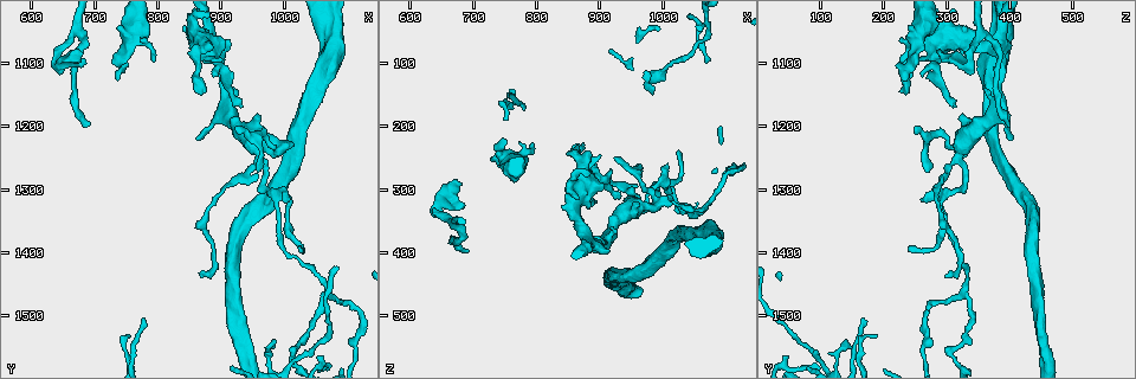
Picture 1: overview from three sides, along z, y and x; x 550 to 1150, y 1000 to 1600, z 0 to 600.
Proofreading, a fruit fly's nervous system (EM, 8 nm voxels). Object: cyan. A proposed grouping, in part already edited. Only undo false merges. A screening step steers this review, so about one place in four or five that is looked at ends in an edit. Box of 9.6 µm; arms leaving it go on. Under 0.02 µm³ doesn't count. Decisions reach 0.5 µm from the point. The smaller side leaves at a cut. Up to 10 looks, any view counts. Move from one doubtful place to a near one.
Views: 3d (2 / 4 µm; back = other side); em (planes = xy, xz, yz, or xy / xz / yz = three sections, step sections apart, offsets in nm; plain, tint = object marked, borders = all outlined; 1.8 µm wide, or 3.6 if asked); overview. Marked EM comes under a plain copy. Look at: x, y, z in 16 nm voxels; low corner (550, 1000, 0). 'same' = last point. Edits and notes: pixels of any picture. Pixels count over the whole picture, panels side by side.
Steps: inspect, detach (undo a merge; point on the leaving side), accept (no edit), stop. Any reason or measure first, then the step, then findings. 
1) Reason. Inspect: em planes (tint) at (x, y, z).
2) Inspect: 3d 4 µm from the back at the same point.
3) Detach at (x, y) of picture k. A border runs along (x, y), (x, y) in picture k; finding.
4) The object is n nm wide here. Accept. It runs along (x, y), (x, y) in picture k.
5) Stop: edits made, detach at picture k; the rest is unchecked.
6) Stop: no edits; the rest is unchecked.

Sudden change in width. Inspect: 3d 2 µm at (880, 1075, 375).

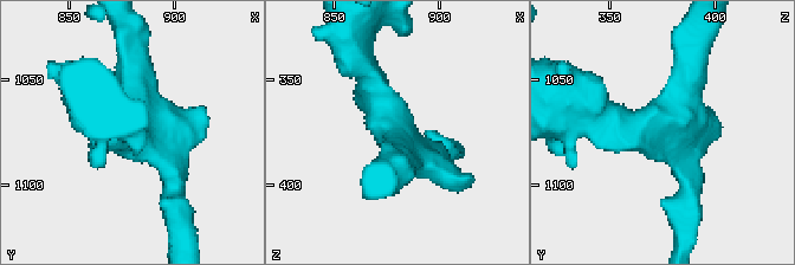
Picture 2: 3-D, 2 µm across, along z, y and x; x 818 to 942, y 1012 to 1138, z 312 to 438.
Inspect: em 3.6 µm planes (tint) at (882, 1073, 373).

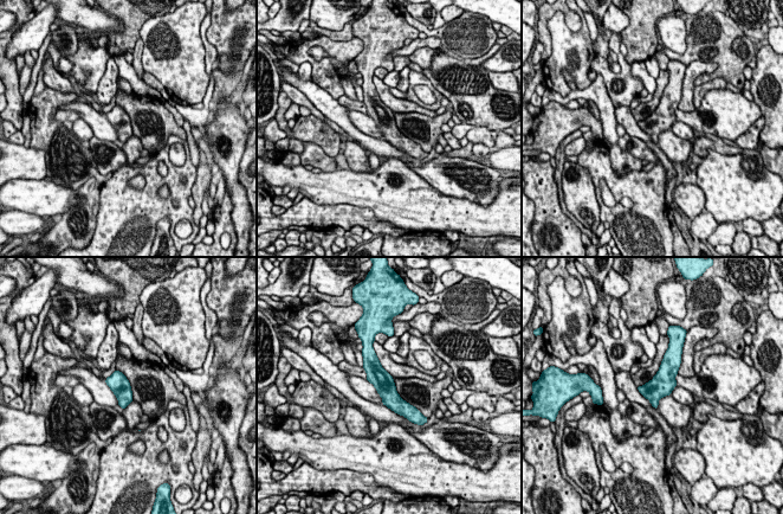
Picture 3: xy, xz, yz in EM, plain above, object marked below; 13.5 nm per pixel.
Accept. It runs along (368, 364), (411, 416) in picture 3; continuous, no second cell.

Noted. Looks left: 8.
Abrupt turn. Inspect: em planes (borders) at (635, 1100, 335).

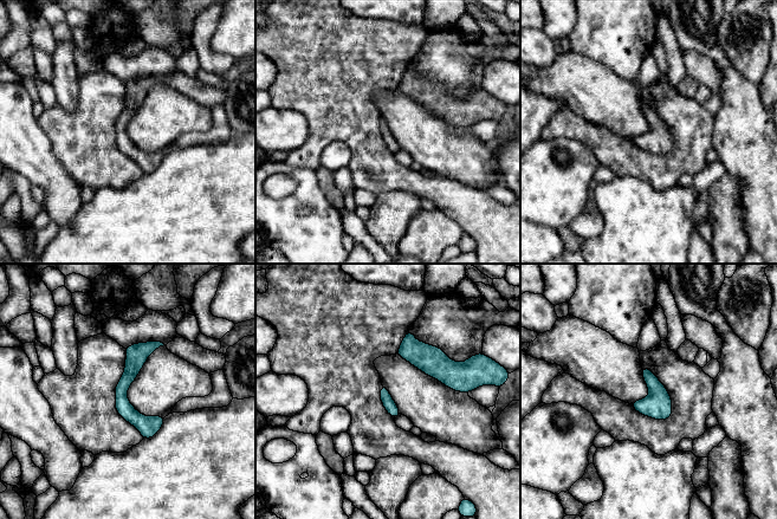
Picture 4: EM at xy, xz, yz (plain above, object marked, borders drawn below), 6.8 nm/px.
Accept. It runs along (156, 344), (122, 387), (146, 435) in picture 4; continuous, no second cell.

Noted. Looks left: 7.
Abrupt turn. Inspect: em planes (tint) at (1005, 1335, 295).

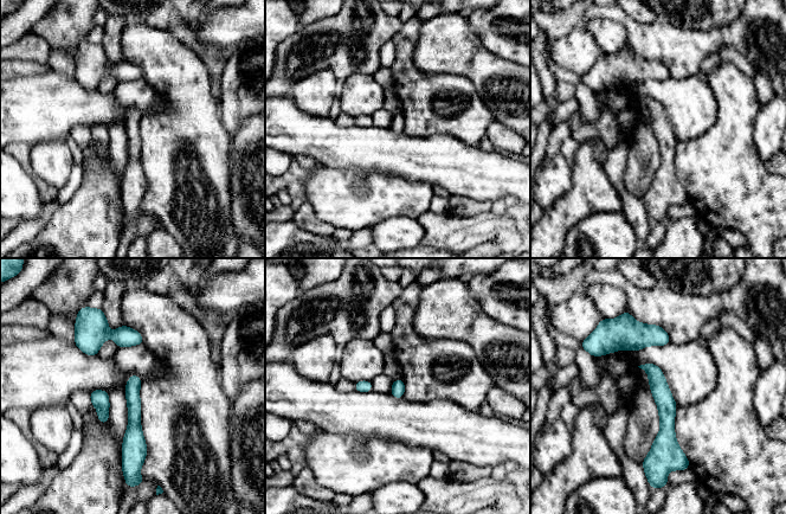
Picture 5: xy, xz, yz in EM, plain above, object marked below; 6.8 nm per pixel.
Accept. It runs along (646, 366), (667, 405), (657, 462) in picture 5; continuous, no second cell.

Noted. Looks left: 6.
A fork. Inspect: em planes (tint) at (1070, 1465, 325).

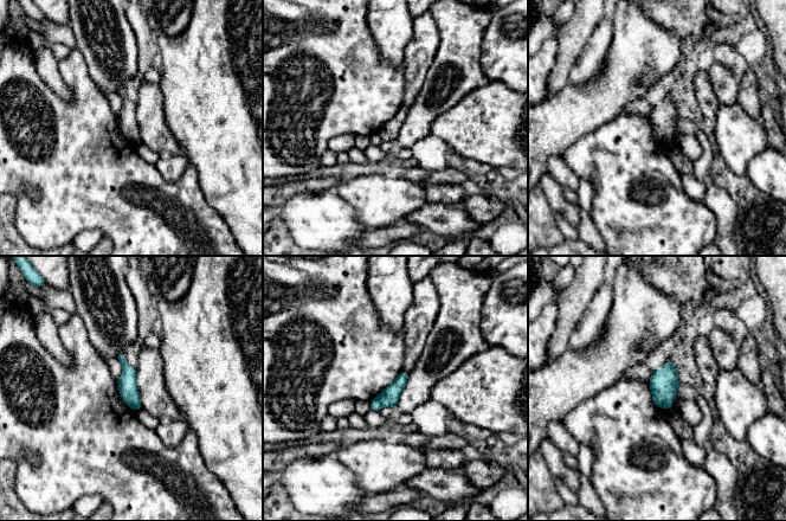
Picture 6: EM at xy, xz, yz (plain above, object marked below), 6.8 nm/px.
Detach at (375, 405) of picture 6. A second cell is stuck on.

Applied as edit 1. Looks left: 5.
Stop: edits made, detach at picture 6; the rest is unchecked.

